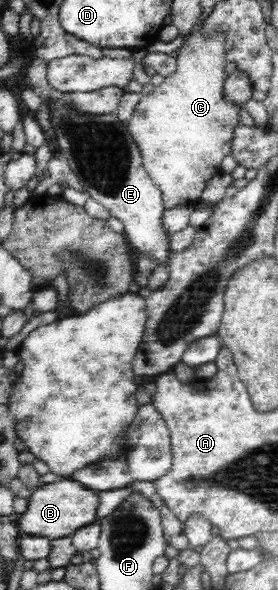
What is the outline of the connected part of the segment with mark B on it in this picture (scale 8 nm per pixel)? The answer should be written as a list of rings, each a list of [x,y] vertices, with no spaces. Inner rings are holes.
[[[71,477],[62,478],[60,481],[46,483],[34,489],[29,497],[27,511],[18,521],[20,535],[36,535],[48,539],[68,537],[80,529],[94,523],[97,519],[99,506],[99,492],[84,487],[82,483]]]

